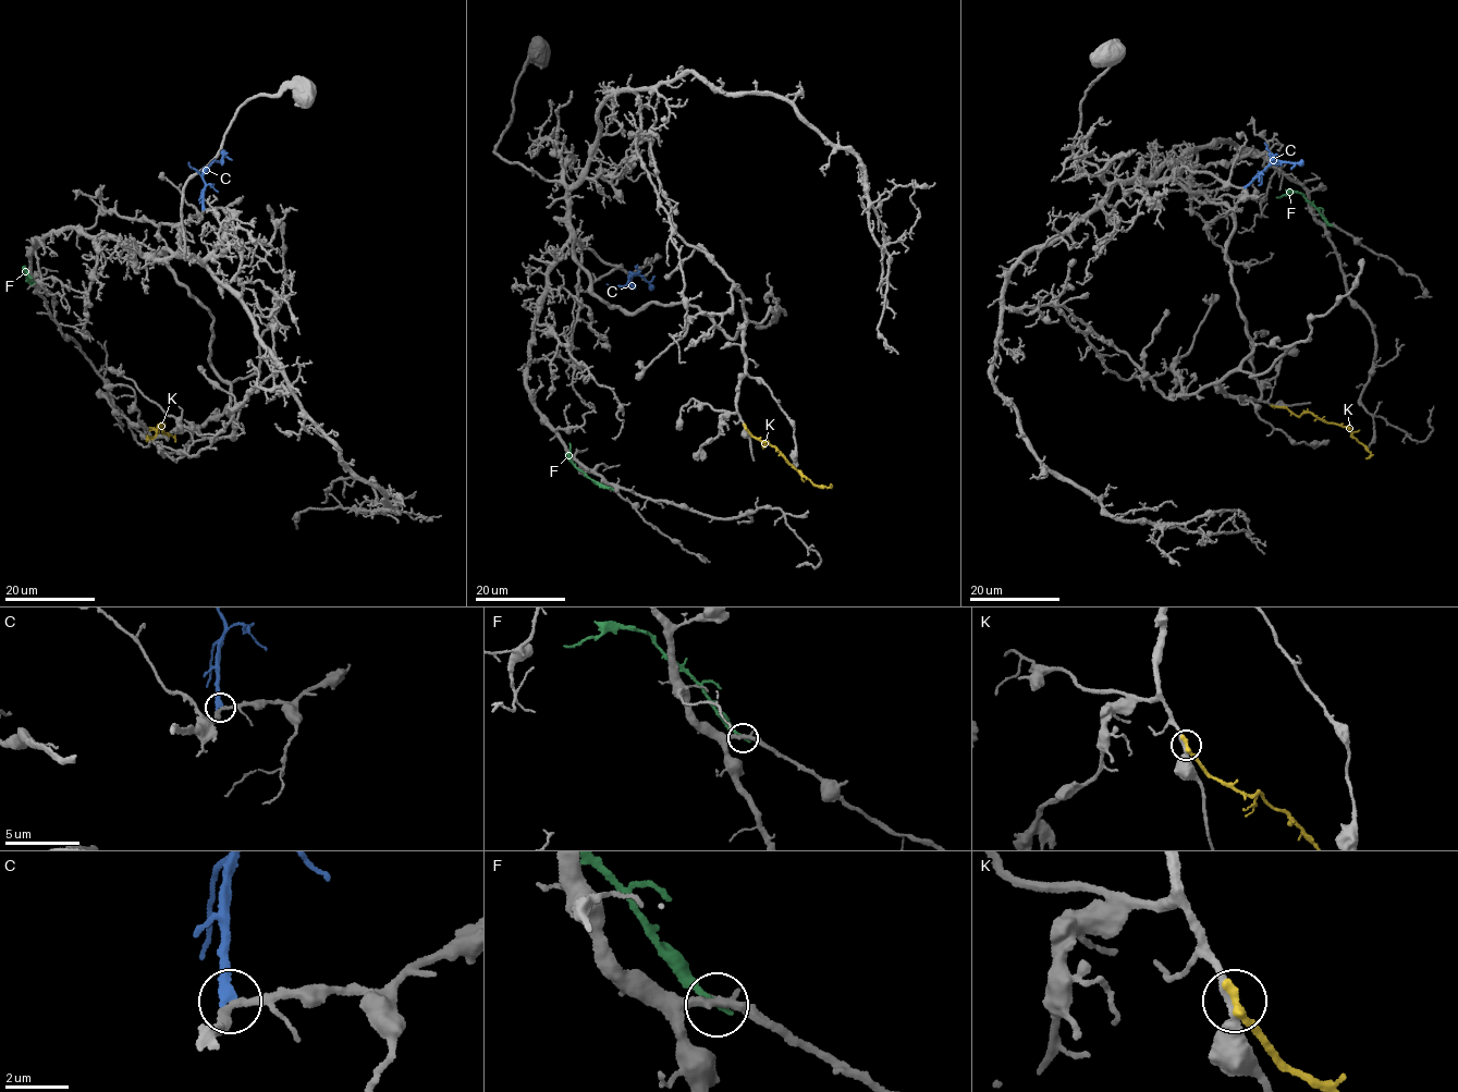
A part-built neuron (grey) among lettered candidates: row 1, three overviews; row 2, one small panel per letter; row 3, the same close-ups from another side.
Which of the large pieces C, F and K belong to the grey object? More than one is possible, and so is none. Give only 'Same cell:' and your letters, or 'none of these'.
Same cell: C

